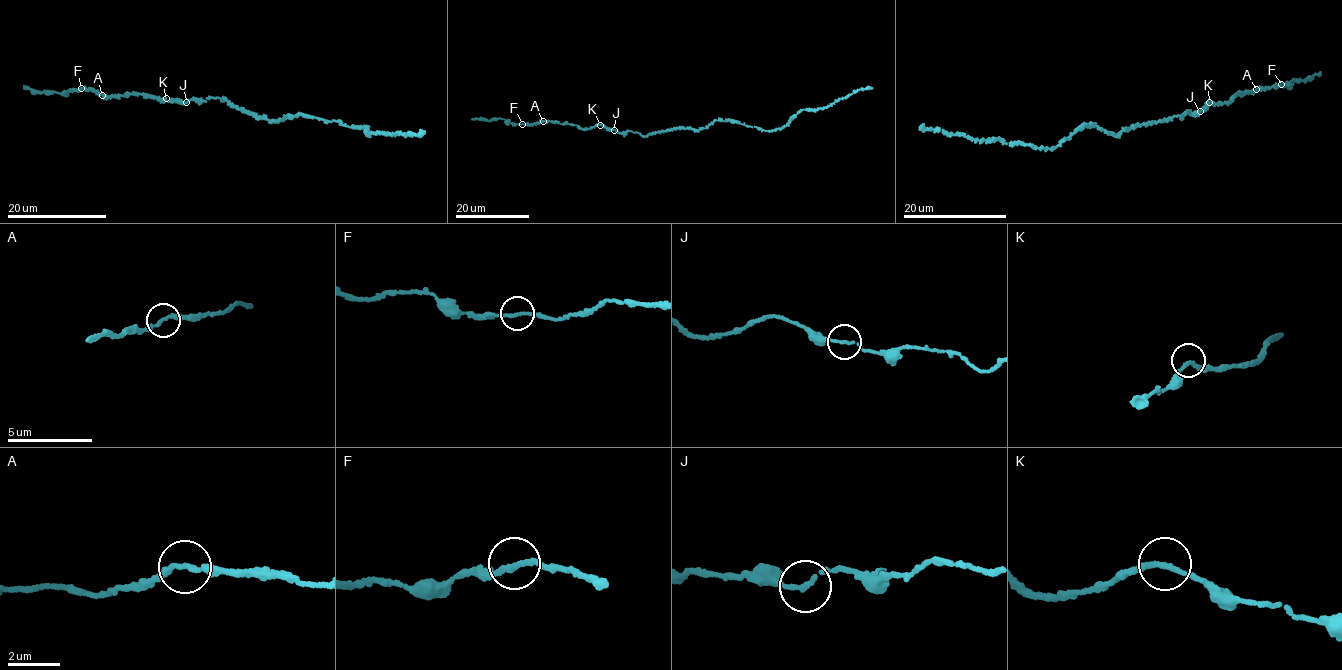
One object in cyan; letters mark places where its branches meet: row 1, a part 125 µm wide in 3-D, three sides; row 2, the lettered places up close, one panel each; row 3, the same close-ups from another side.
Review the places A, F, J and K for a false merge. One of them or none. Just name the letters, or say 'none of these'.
none of these

